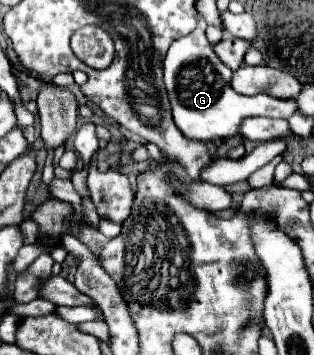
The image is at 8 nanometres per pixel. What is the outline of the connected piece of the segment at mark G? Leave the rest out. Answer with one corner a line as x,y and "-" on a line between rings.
199,16
199,24
193,30
193,34
175,40
169,46
167,56
163,60
165,86
167,86
169,102
173,106
173,120
177,128
187,138
211,142
215,138
237,136
243,120
253,116
289,120
297,112
297,102
293,98
277,100
269,94
241,96
231,88
231,70
213,52
213,46
205,38
205,28
207,24

